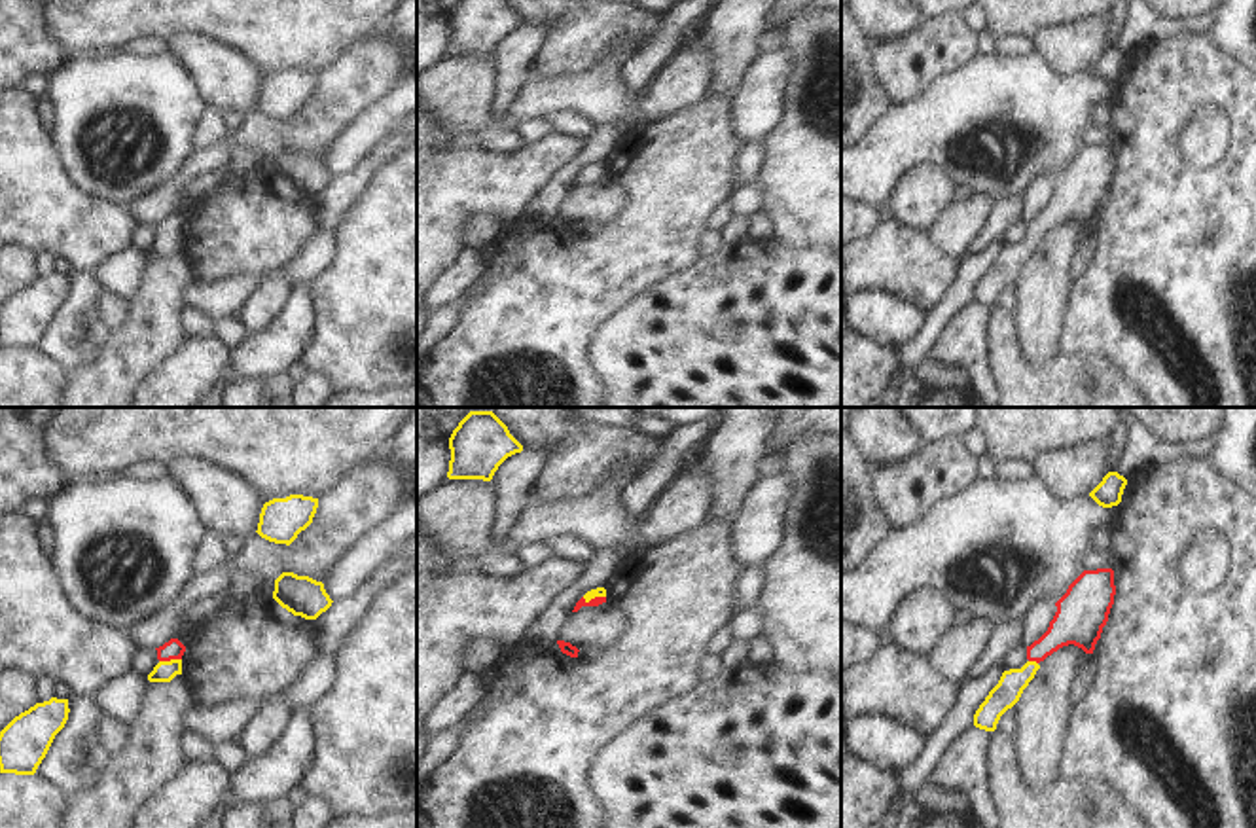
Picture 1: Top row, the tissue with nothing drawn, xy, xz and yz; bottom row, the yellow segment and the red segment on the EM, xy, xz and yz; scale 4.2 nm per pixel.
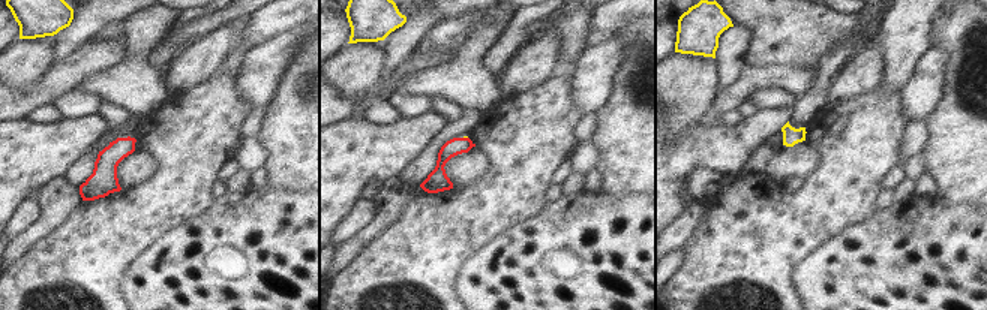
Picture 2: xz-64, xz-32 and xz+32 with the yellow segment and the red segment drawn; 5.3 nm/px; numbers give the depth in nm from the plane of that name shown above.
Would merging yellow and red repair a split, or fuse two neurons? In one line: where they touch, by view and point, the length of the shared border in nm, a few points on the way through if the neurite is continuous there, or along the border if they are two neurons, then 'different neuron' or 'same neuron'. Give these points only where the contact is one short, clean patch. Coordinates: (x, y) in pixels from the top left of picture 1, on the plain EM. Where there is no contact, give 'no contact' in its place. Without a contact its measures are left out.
xy (171, 235) | 100 nm | across xy (163, 247), (171, 235), (173, 224) | same neuron

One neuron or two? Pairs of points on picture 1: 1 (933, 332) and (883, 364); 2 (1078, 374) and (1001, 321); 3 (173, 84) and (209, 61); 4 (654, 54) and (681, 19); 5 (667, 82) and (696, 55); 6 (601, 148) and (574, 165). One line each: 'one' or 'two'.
1: two
2: one
3: two
4: one
5: one
6: one

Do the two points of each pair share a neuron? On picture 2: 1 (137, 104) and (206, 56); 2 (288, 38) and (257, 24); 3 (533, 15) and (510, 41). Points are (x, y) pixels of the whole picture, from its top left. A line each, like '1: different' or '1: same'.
1: different
2: different
3: same

